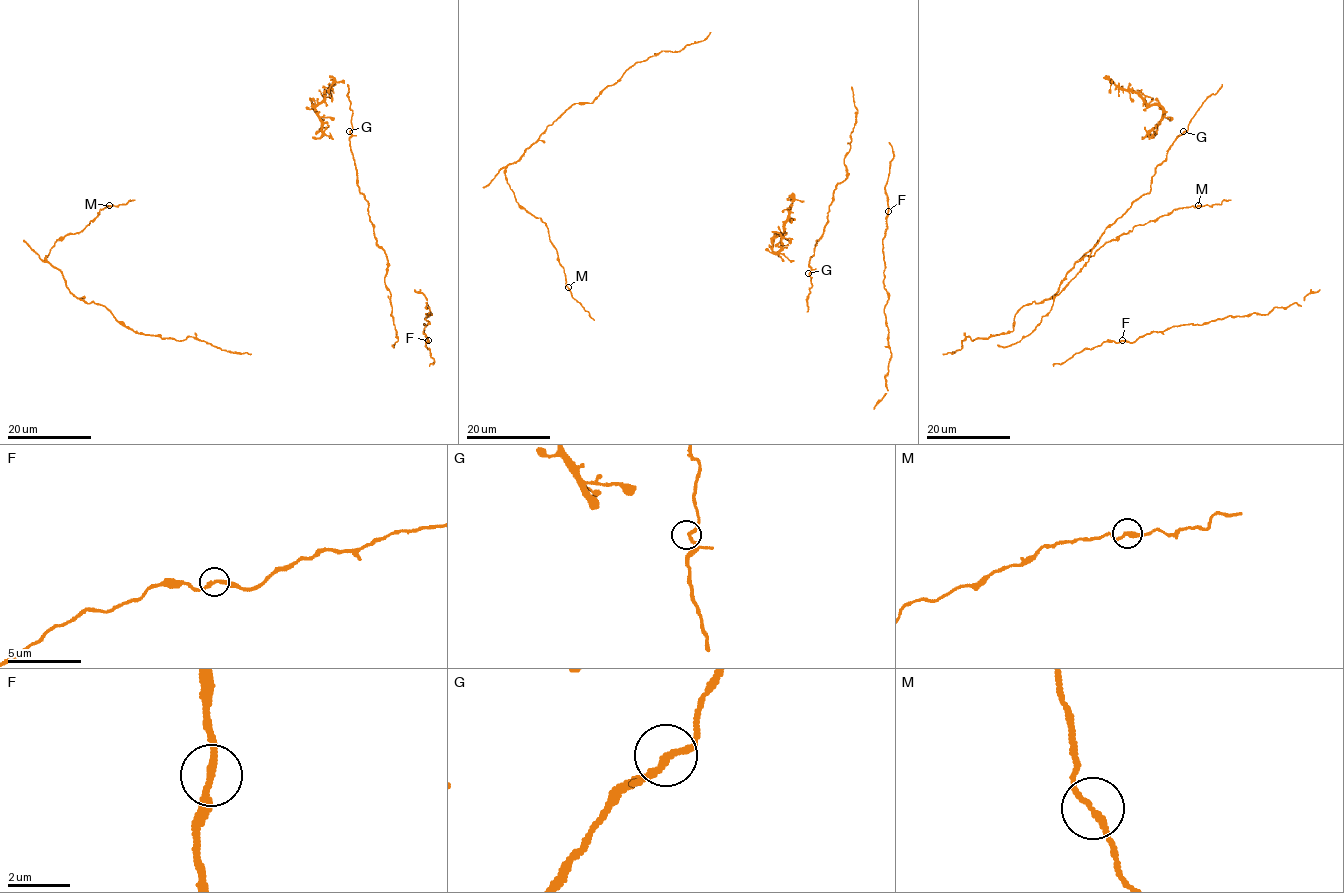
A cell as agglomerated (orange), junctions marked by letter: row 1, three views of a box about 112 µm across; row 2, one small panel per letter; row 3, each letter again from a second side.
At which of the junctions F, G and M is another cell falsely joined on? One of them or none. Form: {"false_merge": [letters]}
{"false_merge": []}

